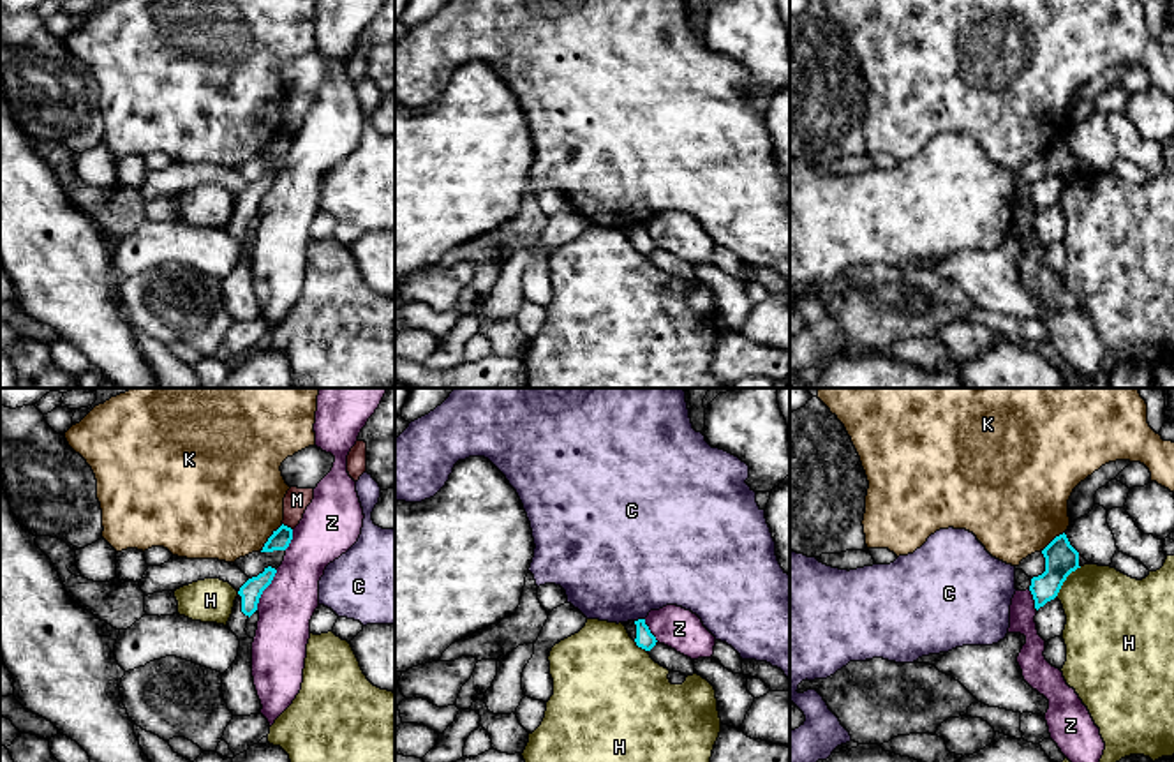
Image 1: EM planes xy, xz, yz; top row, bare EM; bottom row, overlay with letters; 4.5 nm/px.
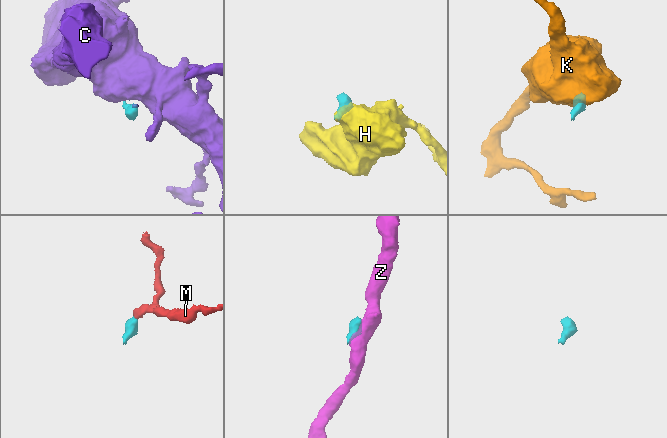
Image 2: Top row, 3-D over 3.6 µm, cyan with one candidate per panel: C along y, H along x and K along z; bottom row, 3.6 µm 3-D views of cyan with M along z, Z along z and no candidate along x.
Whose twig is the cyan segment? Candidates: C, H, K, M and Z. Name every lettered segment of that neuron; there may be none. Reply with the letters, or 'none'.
none

